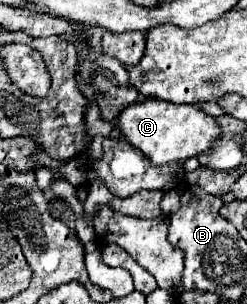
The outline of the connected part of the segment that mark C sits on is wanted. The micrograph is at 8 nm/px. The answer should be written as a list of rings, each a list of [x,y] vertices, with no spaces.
[[[147,97],[141,103],[137,101],[123,107],[123,111],[115,117],[113,127],[129,145],[139,149],[151,161],[151,165],[165,165],[173,161],[183,163],[189,157],[197,157],[201,151],[207,151],[221,133],[215,117],[205,115],[199,107],[161,101],[155,97]]]

